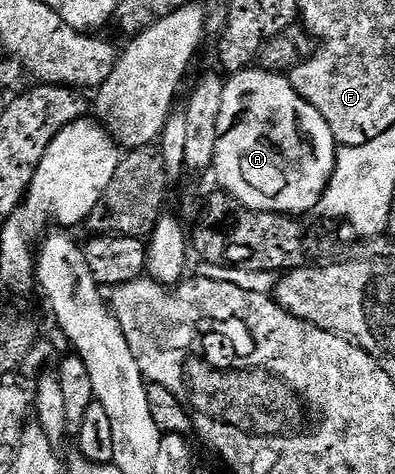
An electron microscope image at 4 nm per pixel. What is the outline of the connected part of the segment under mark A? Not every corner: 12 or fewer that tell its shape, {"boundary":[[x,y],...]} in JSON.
{"boundary":[[283,74],[225,82],[212,167],[244,207],[319,208],[338,144]]}

